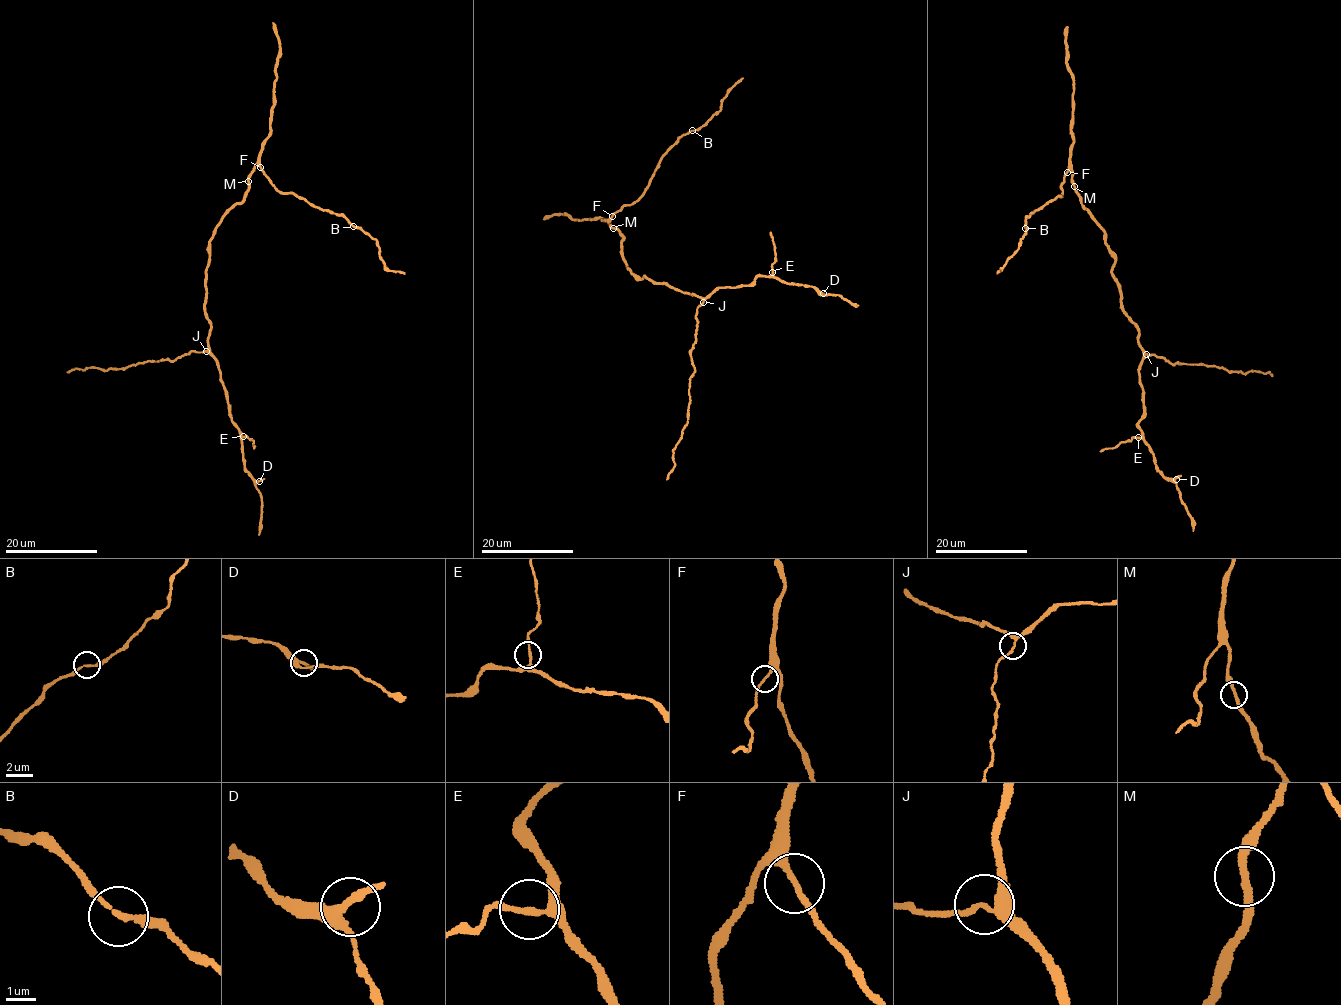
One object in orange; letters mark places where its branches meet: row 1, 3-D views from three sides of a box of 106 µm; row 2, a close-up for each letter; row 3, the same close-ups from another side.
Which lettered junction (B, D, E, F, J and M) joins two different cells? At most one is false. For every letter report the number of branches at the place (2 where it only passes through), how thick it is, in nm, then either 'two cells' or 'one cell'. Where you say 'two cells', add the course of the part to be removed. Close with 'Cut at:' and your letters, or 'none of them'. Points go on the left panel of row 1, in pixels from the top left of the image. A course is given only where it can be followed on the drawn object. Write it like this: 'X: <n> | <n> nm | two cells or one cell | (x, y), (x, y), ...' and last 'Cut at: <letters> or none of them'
B: 2 | 160 nm | one cell
D: 3 | 220 nm | one cell
E: 3 | 170 nm | one cell
F: 2 | 170 nm | one cell
J: 3 | 170 nm | one cell
M: 2 | 240 nm | one cell
Cut at: none of them

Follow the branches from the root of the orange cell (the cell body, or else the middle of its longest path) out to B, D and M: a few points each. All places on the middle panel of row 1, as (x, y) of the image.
B: (636, 277), (627, 269), (621, 251), (623, 236), (609, 227), (609, 220), (638, 199), (662, 155), (692, 130)
D: (636, 277), (667, 282), (702, 298), (719, 287), (752, 284), (758, 277), (772, 276), (823, 293)
M: (636, 277), (627, 269), (621, 251), (623, 236), (613, 228)

